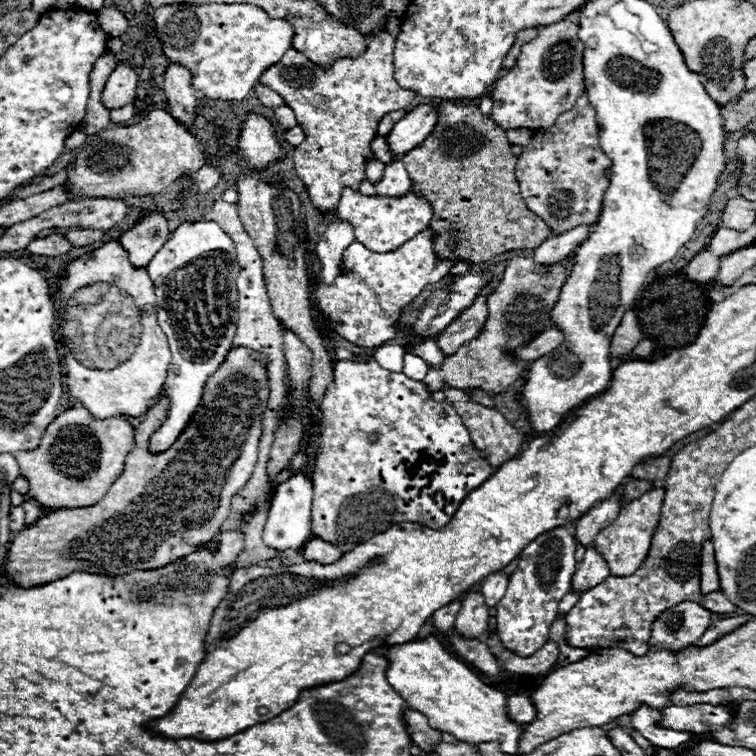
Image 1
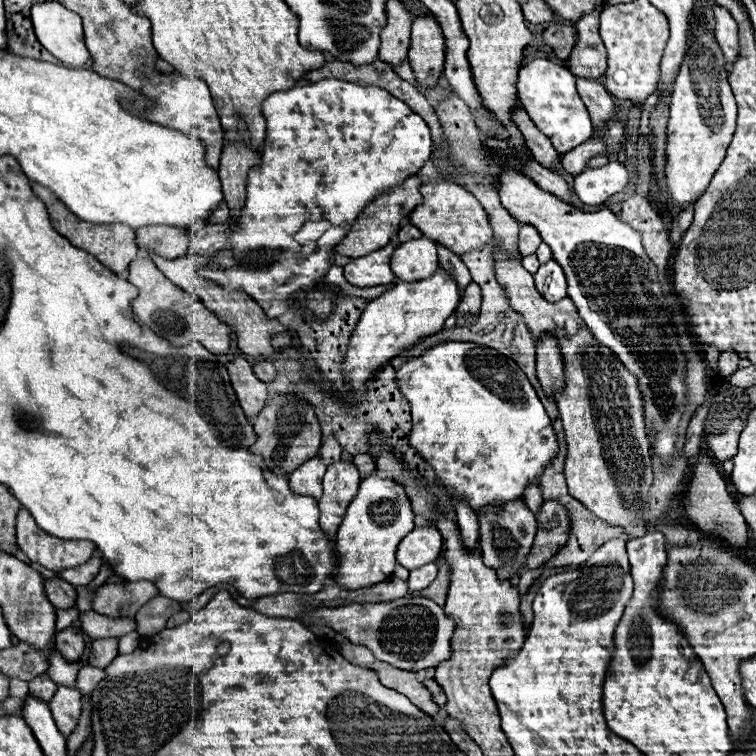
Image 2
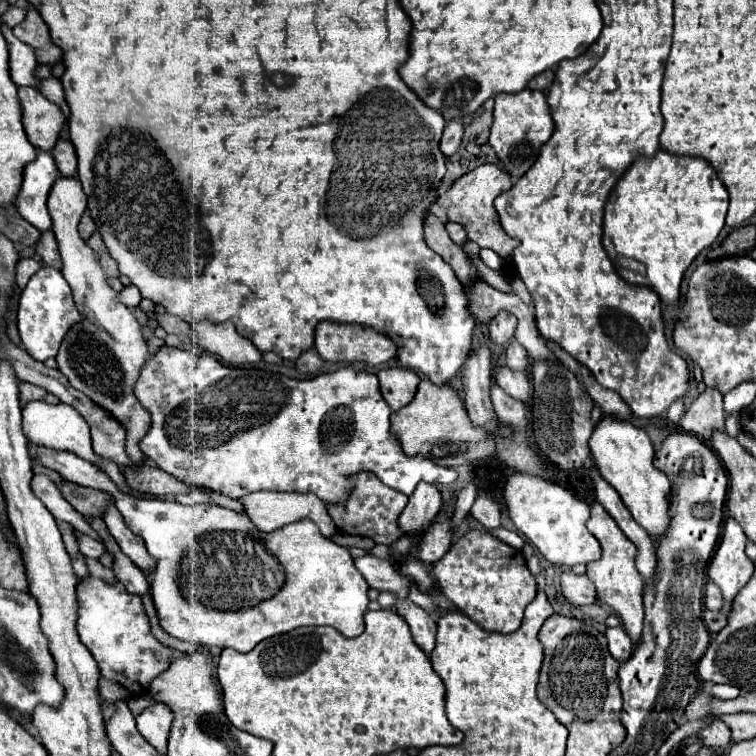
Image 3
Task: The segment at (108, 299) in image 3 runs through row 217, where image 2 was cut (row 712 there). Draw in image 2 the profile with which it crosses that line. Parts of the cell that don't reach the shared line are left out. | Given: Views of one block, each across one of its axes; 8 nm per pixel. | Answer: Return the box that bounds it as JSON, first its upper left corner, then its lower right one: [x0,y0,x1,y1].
[48,686,82,736]

